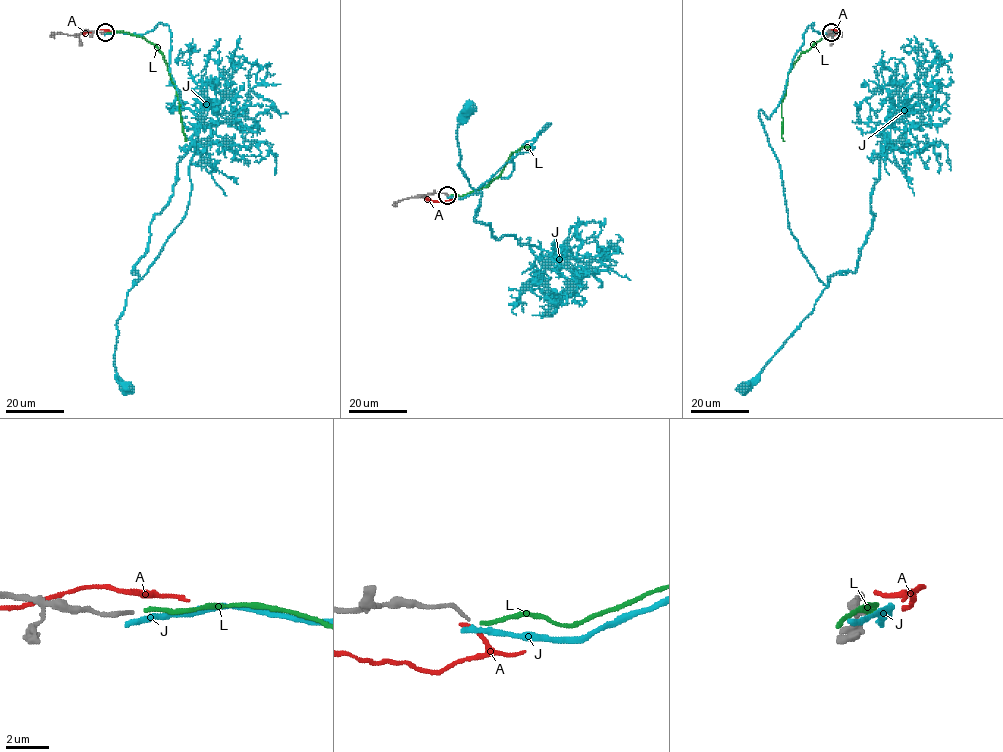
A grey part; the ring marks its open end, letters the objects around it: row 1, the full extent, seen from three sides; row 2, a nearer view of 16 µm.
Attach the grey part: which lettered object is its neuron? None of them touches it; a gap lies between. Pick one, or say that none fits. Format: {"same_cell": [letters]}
{"same_cell": ["L"]}

